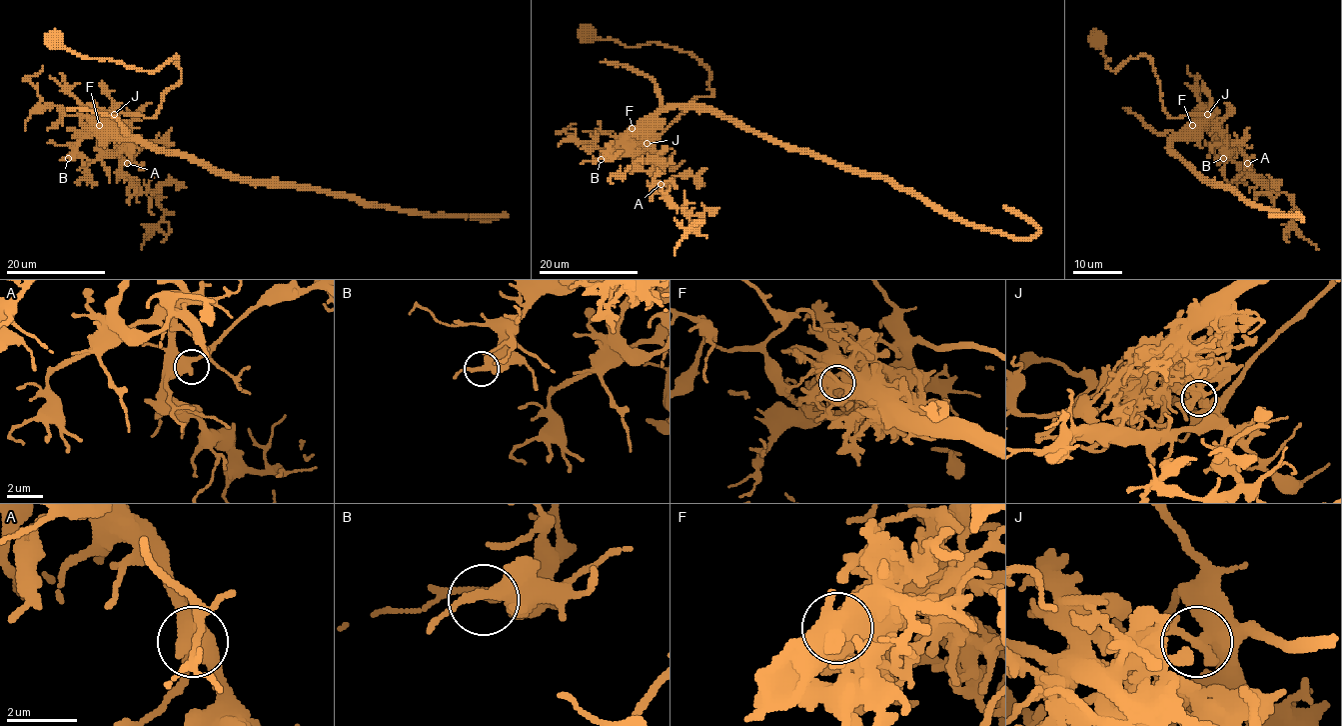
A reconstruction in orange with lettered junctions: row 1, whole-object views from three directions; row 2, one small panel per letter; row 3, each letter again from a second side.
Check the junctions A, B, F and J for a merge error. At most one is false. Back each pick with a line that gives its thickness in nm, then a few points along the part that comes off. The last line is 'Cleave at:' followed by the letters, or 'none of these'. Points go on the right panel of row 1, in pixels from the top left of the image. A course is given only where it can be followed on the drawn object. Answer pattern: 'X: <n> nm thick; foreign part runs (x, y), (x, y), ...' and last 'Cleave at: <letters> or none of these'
J: 360 nm thick; foreign part runs (1206, 115), (1170, 148), (1201, 179), (1221, 183), (1247, 203), (1302, 220), (1268, 215)
Cleave at: J

